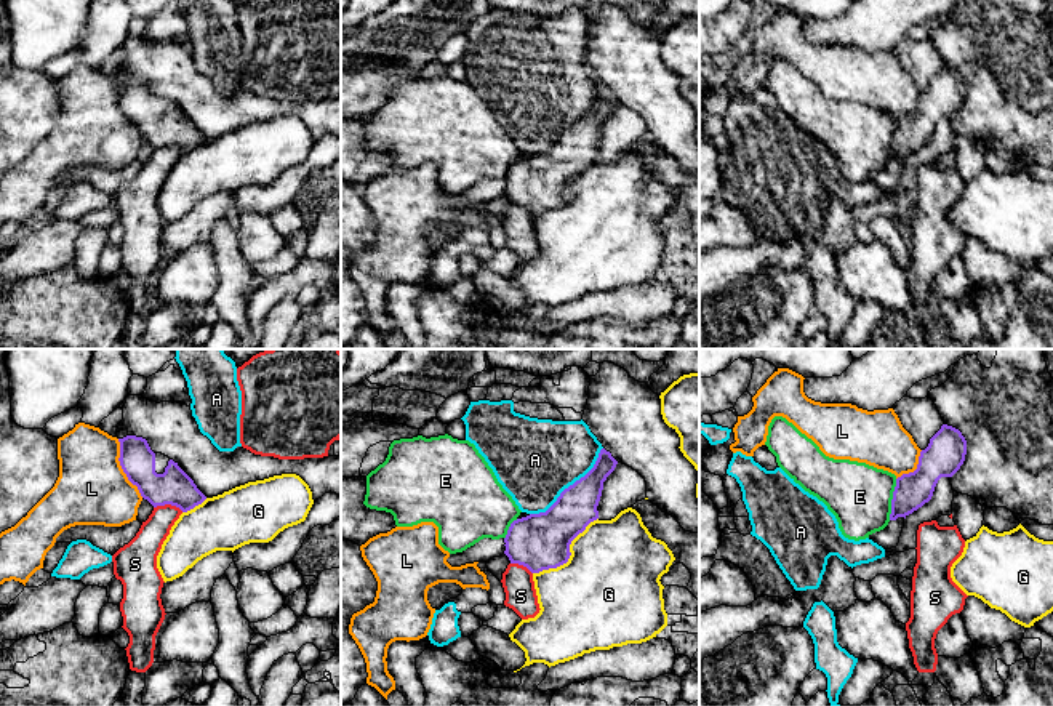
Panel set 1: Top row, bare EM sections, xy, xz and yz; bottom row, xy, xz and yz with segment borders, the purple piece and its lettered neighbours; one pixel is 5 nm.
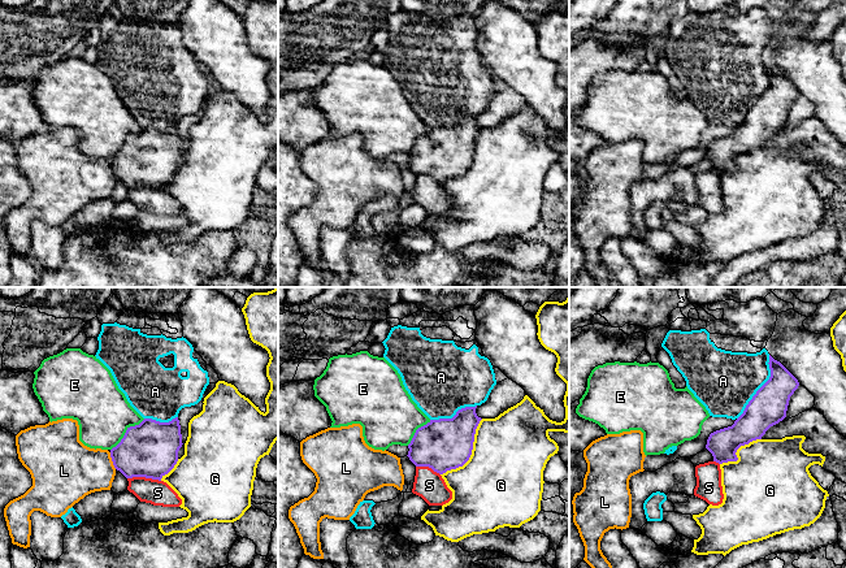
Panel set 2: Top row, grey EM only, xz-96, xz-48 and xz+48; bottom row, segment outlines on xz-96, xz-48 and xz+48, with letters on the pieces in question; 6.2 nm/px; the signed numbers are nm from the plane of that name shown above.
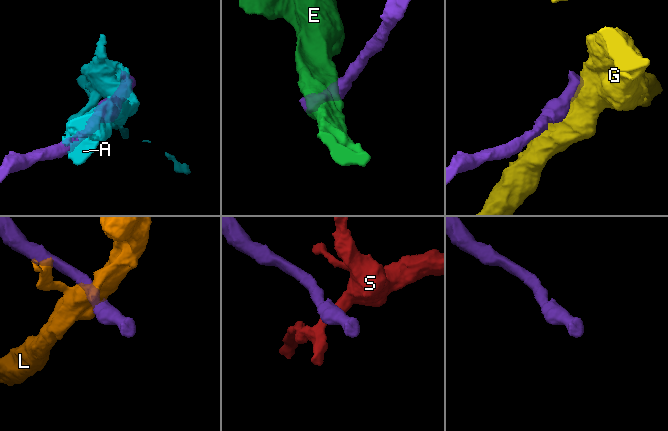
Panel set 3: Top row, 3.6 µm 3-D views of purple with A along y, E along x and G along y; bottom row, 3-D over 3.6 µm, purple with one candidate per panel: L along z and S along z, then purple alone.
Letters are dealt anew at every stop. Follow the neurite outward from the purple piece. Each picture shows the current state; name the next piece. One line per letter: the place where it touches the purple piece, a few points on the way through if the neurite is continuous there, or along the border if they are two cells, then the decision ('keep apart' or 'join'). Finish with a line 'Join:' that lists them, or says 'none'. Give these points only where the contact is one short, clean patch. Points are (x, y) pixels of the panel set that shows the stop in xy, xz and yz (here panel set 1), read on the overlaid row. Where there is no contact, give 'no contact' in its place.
A: xz (570, 485) | keep apart
E: yz (892, 500) | along yz (896, 479), (888, 519) | keep apart
G: xz (570, 554) | keep apart
L: xy (122, 468) | along xy (117, 439), (119, 465), (143, 497) | keep apart
S: xy (168, 503) | along xy (154, 506), (175, 505), (183, 511) | keep apart
Join: none

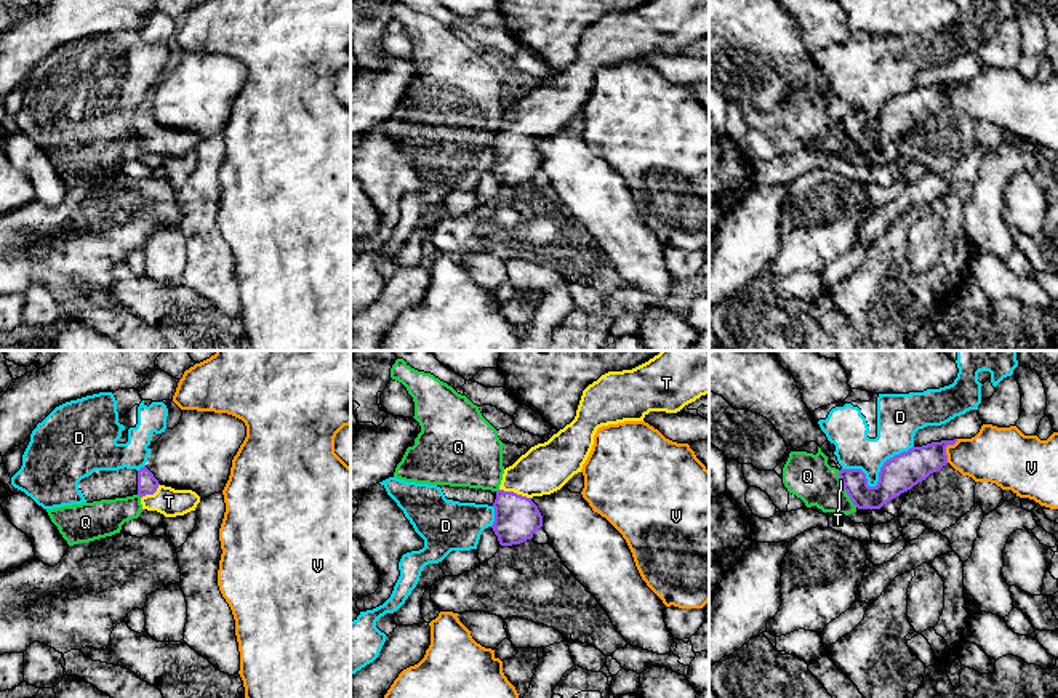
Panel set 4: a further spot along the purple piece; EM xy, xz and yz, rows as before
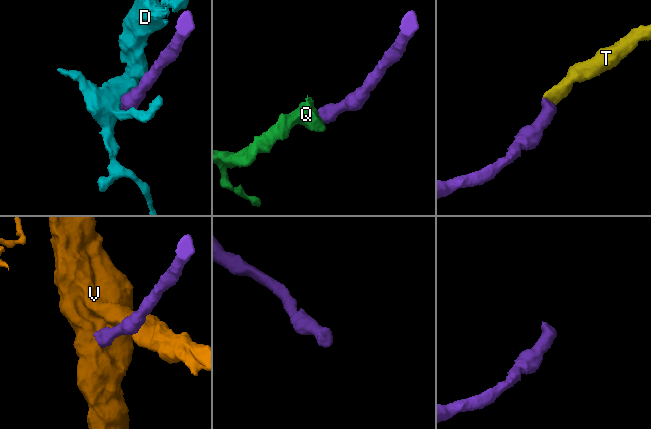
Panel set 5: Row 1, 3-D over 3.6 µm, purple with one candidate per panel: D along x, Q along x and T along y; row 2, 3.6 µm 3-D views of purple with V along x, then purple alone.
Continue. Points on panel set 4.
D: yz (879, 479) | keep apart
Q: yz (850, 498) | along yz (842, 489), (857, 506) | keep apart
T: xz (516, 493) | across xz (517, 517), (516, 493), (545, 468) | join
V: yz (945, 449) | keep apart
Join: T

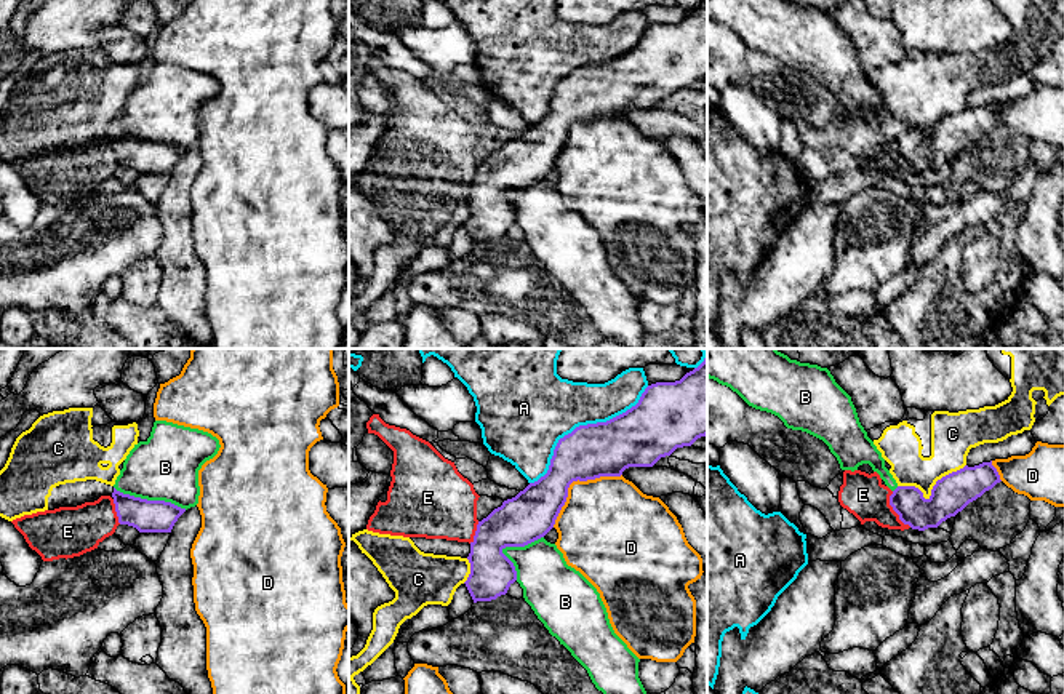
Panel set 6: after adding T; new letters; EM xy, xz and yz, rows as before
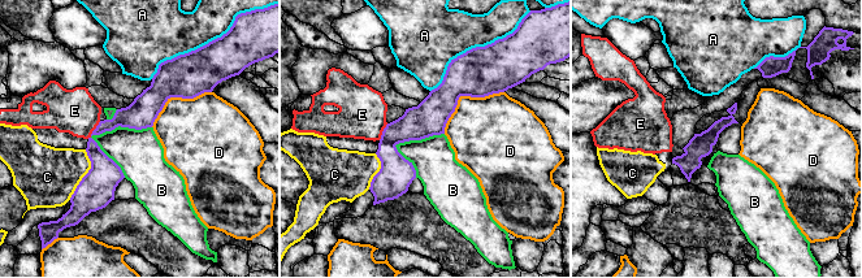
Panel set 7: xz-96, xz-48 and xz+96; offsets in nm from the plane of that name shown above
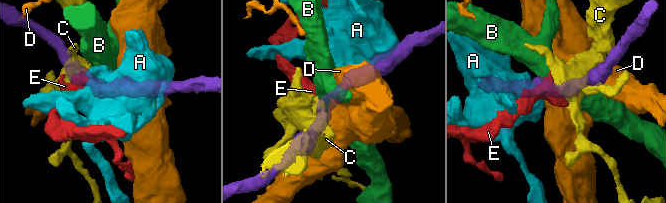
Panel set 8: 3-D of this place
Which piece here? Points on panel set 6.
A: xz (581, 426) | keep apart
B: xy (151, 501) | keep apart
C: yz (932, 491) | keep apart
D: xz (575, 480) | keep apart
E: yz (893, 509) | keep apart
Join: none

